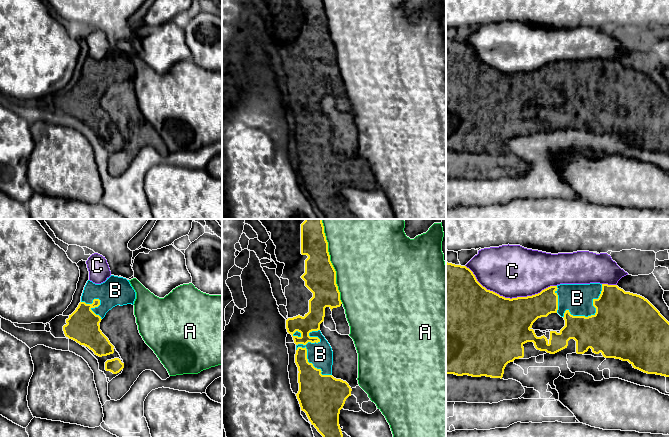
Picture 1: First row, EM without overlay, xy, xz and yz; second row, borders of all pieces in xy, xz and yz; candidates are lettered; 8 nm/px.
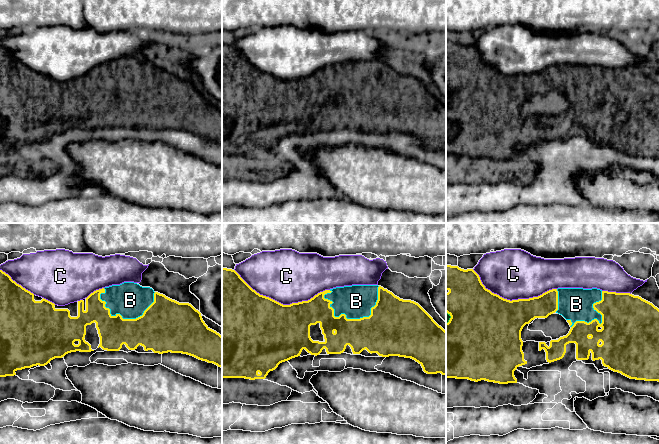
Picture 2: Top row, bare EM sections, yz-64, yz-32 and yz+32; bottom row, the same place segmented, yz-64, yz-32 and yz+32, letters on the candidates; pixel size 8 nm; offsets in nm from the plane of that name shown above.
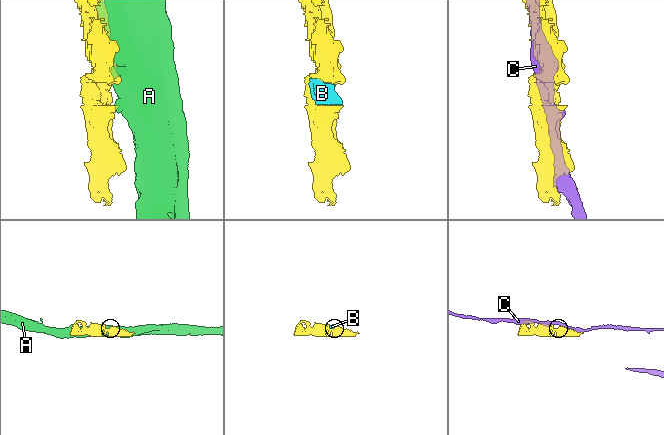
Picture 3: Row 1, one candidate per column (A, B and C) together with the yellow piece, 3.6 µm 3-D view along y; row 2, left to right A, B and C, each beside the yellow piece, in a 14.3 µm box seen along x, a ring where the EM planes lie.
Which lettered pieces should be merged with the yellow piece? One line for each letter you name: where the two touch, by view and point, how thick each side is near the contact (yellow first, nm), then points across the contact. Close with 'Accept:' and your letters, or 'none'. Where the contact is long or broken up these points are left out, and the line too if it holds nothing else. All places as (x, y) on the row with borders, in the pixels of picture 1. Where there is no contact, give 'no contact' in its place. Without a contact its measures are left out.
B: contact xz (306, 351); calibres 200 and 200 nm
Accept: B

